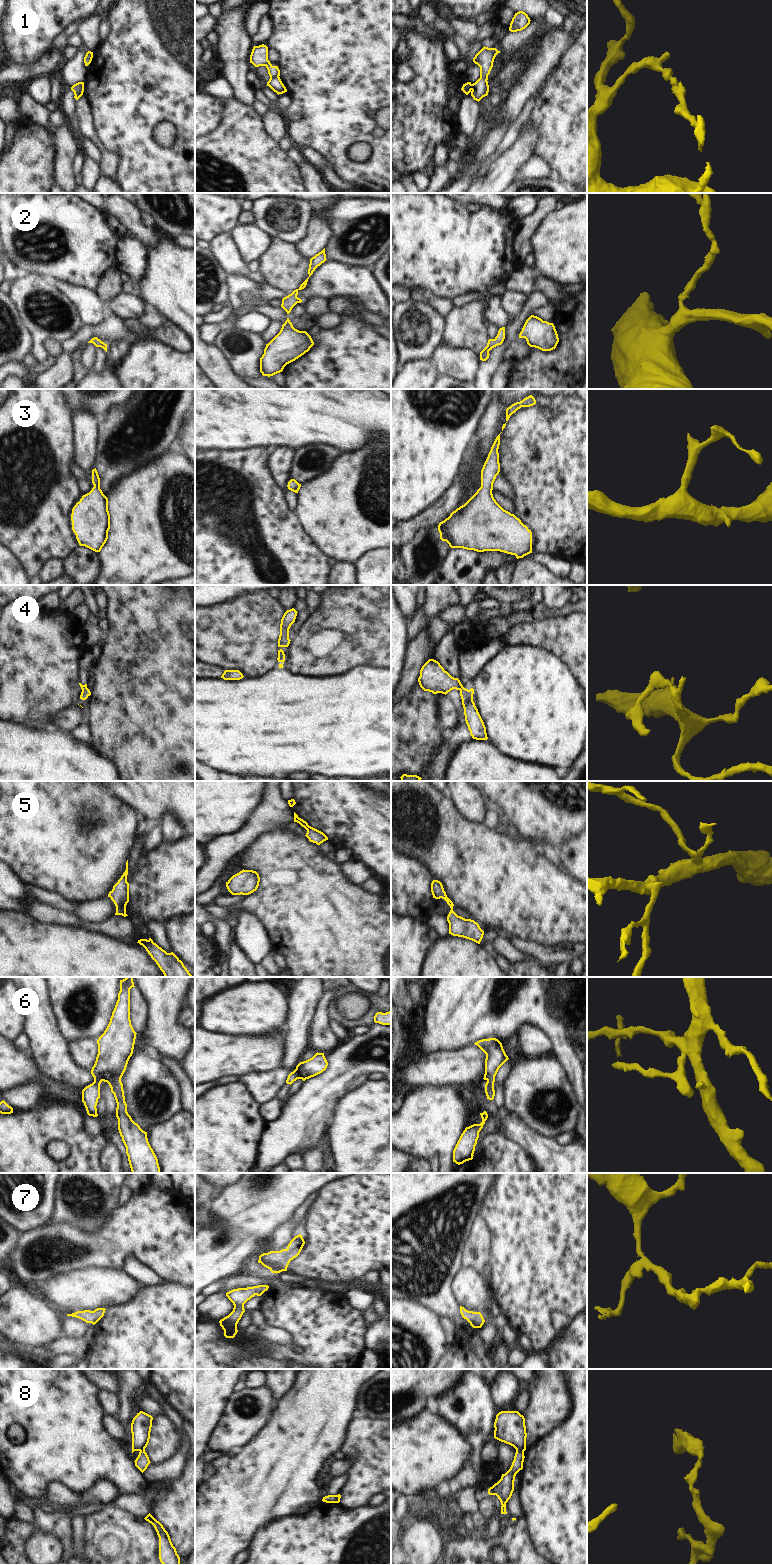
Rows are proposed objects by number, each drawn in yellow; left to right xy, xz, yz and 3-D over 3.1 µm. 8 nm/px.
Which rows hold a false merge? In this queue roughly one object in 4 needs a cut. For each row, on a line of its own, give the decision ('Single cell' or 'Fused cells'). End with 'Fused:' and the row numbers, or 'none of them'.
1: Fused cells
2: Single cell
3: Single cell
4: Fused cells
5: Single cell
6: Single cell
7: Single cell
8: Fused cells
Fused: 1, 4, 8

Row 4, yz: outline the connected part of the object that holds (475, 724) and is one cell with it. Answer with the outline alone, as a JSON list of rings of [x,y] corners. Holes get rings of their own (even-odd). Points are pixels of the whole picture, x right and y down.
[[[462,687],[460,690],[465,721],[473,739],[487,740],[486,727],[473,701],[473,694],[473,688],[468,690]]]

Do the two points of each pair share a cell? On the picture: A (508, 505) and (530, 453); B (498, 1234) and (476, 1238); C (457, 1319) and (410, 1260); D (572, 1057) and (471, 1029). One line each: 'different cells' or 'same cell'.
A: different cells
B: different cells
C: same cell
D: same cell

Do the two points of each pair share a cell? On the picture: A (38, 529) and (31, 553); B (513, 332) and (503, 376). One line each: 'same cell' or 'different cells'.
A: same cell
B: different cells

